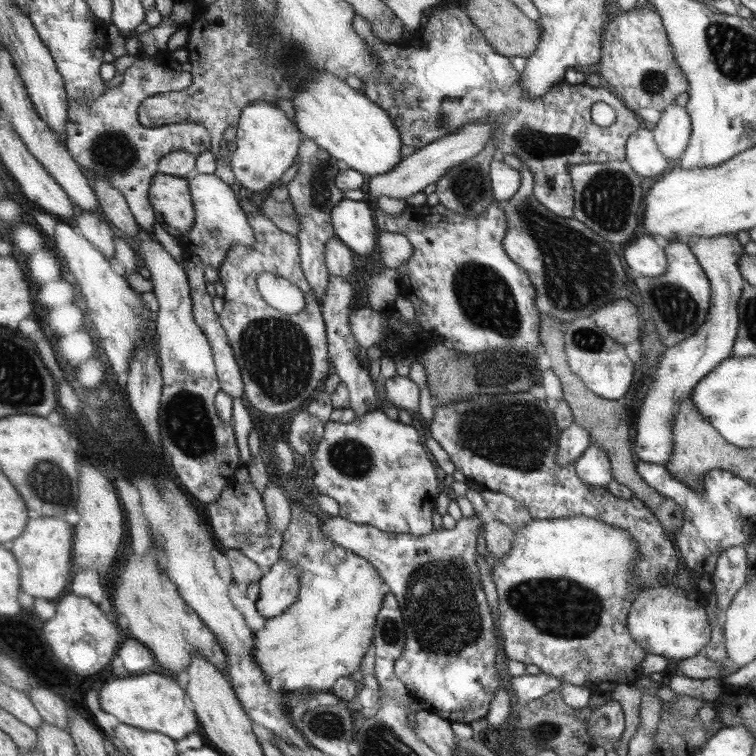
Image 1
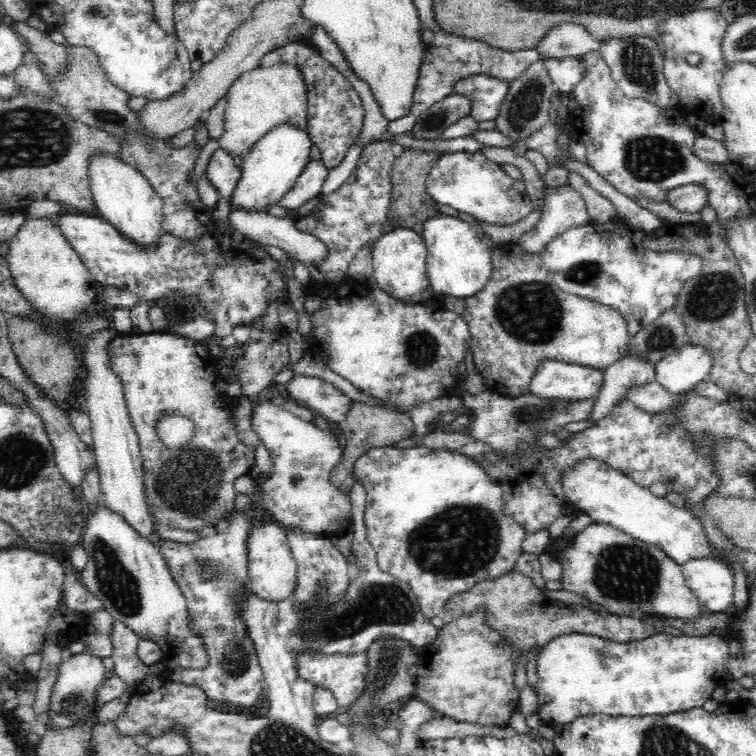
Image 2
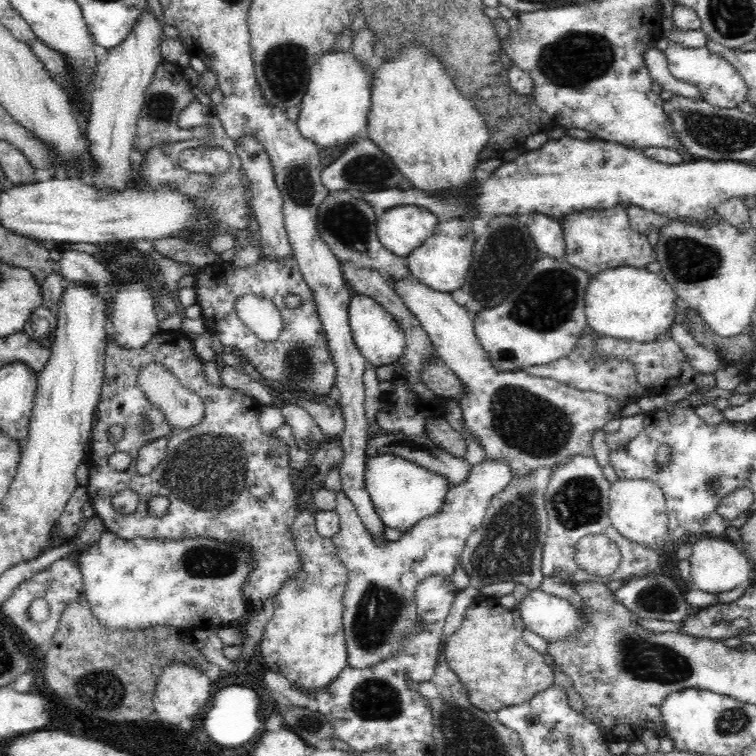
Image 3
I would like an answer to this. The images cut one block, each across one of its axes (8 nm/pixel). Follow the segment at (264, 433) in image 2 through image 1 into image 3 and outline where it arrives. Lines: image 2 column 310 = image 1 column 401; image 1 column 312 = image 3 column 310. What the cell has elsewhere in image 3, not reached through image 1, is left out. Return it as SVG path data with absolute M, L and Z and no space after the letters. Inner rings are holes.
M283 422L274 432L278 439L282 439L288 445L288 454L292 468L296 472L306 472L306 468L316 468L317 474L312 478L312 482L316 486L322 486L322 482L326 480L328 470L337 464L341 466L342 458L344 458L344 449L342 449L341 440L329 439L322 443L320 448L315 448L313 451L302 450L298 447L296 437L292 427Z

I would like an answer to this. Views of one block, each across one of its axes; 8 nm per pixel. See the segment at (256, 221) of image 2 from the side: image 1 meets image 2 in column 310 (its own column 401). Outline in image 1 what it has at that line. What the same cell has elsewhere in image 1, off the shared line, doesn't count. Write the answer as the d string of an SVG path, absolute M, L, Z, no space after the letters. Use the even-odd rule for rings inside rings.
M381 232L380 264L383 268L401 268L412 257L414 248L403 234Z

